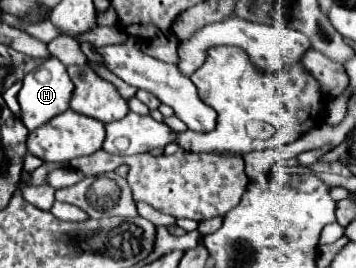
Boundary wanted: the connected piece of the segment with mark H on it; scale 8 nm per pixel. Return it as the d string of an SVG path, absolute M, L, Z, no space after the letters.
M48 58L36 70L26 74L26 78L24 78L24 86L18 94L18 102L22 108L22 122L26 124L26 128L30 132L34 128L50 122L54 116L58 116L70 108L72 94L74 94L74 84L66 72L66 66L56 58Z

